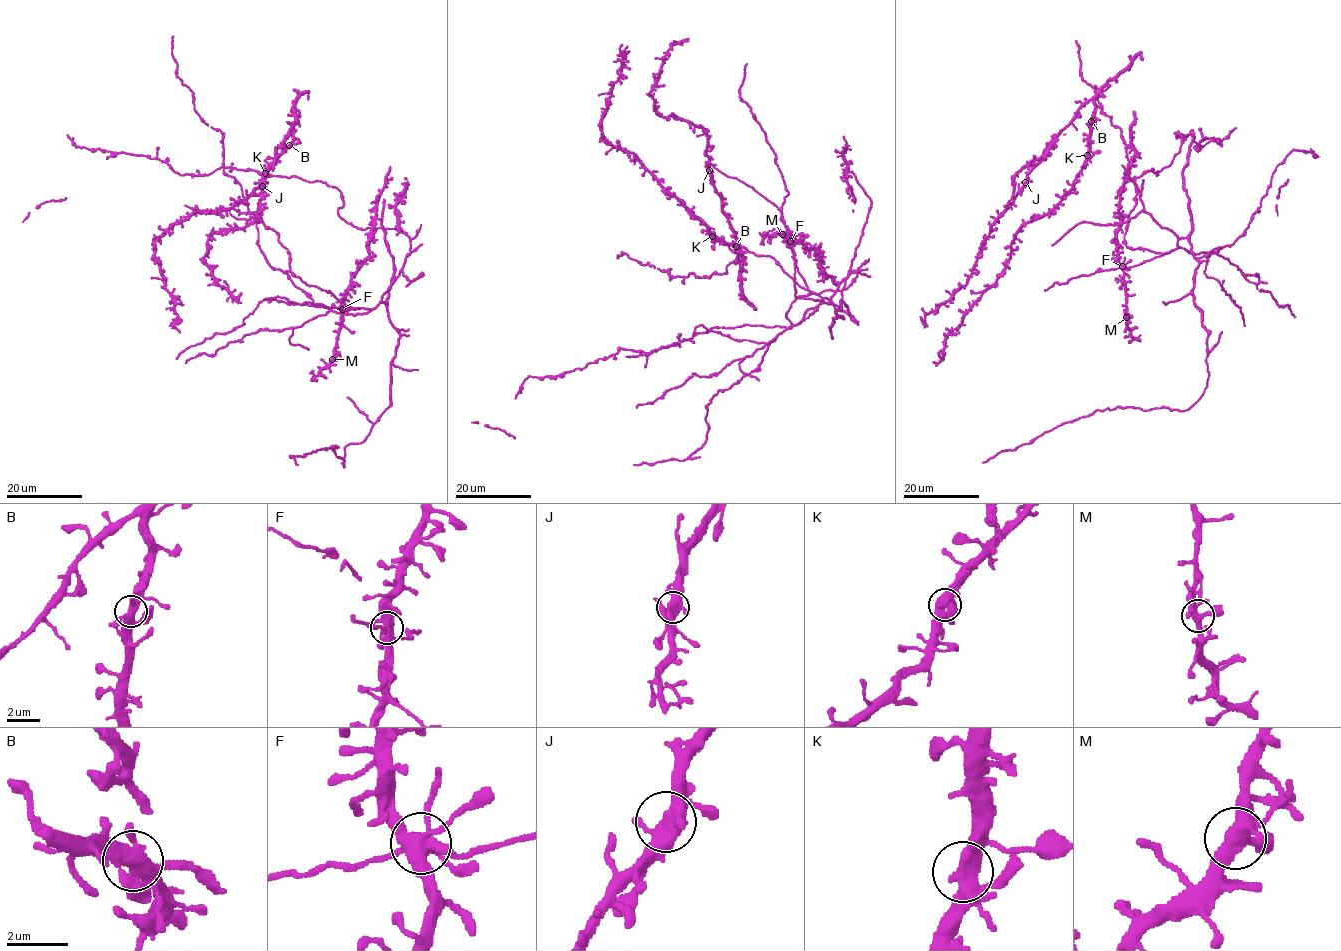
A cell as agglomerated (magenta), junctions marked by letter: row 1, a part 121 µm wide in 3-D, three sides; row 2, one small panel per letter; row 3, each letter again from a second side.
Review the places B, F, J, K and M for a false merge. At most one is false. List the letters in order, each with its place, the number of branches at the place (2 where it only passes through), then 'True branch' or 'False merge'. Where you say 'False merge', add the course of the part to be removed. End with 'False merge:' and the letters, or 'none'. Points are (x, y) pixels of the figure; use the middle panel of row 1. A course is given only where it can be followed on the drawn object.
B: Place: (736, 246). Branches: 5. True branch
F: Place: (790, 241). Branches: 8. True branch
J: Place: (709, 170). Branches: 5. True branch
K: Place: (712, 236). Branches: 5. True branch
M: Place: (782, 234). Branches: 6. True branch
False merge: none

